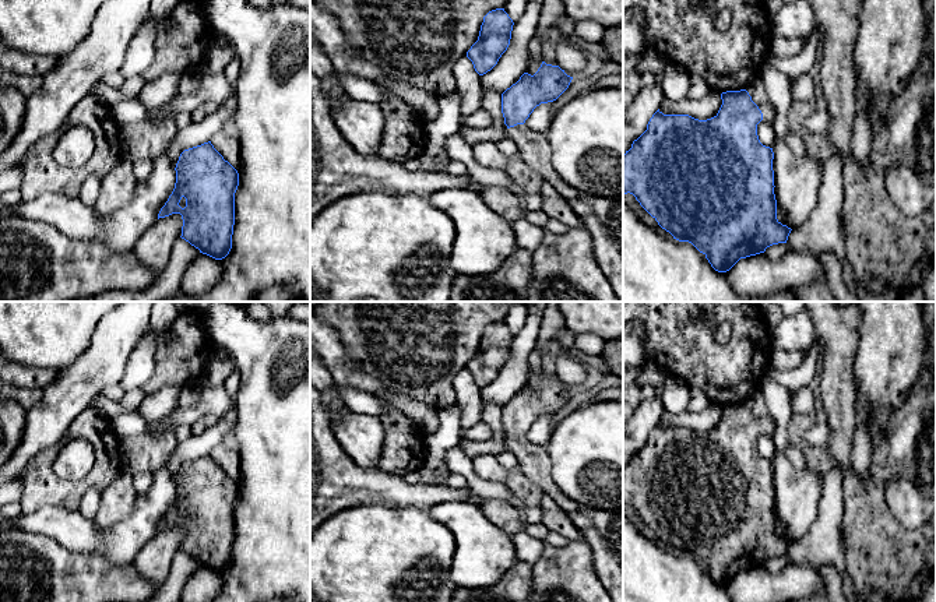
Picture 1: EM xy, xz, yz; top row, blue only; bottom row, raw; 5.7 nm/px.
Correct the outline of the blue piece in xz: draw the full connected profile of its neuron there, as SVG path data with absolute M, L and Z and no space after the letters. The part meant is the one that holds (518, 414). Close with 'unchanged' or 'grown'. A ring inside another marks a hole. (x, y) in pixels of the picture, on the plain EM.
M545 374L534 388L524 386L502 406L507 450L517 457L528 483L548 494L570 517L592 552L595 573L612 602L623 602L623 507L598 510L578 506L553 482L546 448L524 439L536 419L556 413L571 392L559 379Z; grown

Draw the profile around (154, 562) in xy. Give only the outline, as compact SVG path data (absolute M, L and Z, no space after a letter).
M180 527L159 531L148 541L134 559L137 571L155 585L166 581L175 555L182 549L183 532Z

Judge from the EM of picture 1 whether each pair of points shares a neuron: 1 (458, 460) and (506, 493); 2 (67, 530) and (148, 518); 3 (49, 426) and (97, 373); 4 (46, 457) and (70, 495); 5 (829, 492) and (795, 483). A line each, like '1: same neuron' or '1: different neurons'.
1: same neuron
2: same neuron
3: same neuron
4: same neuron
5: different neurons

